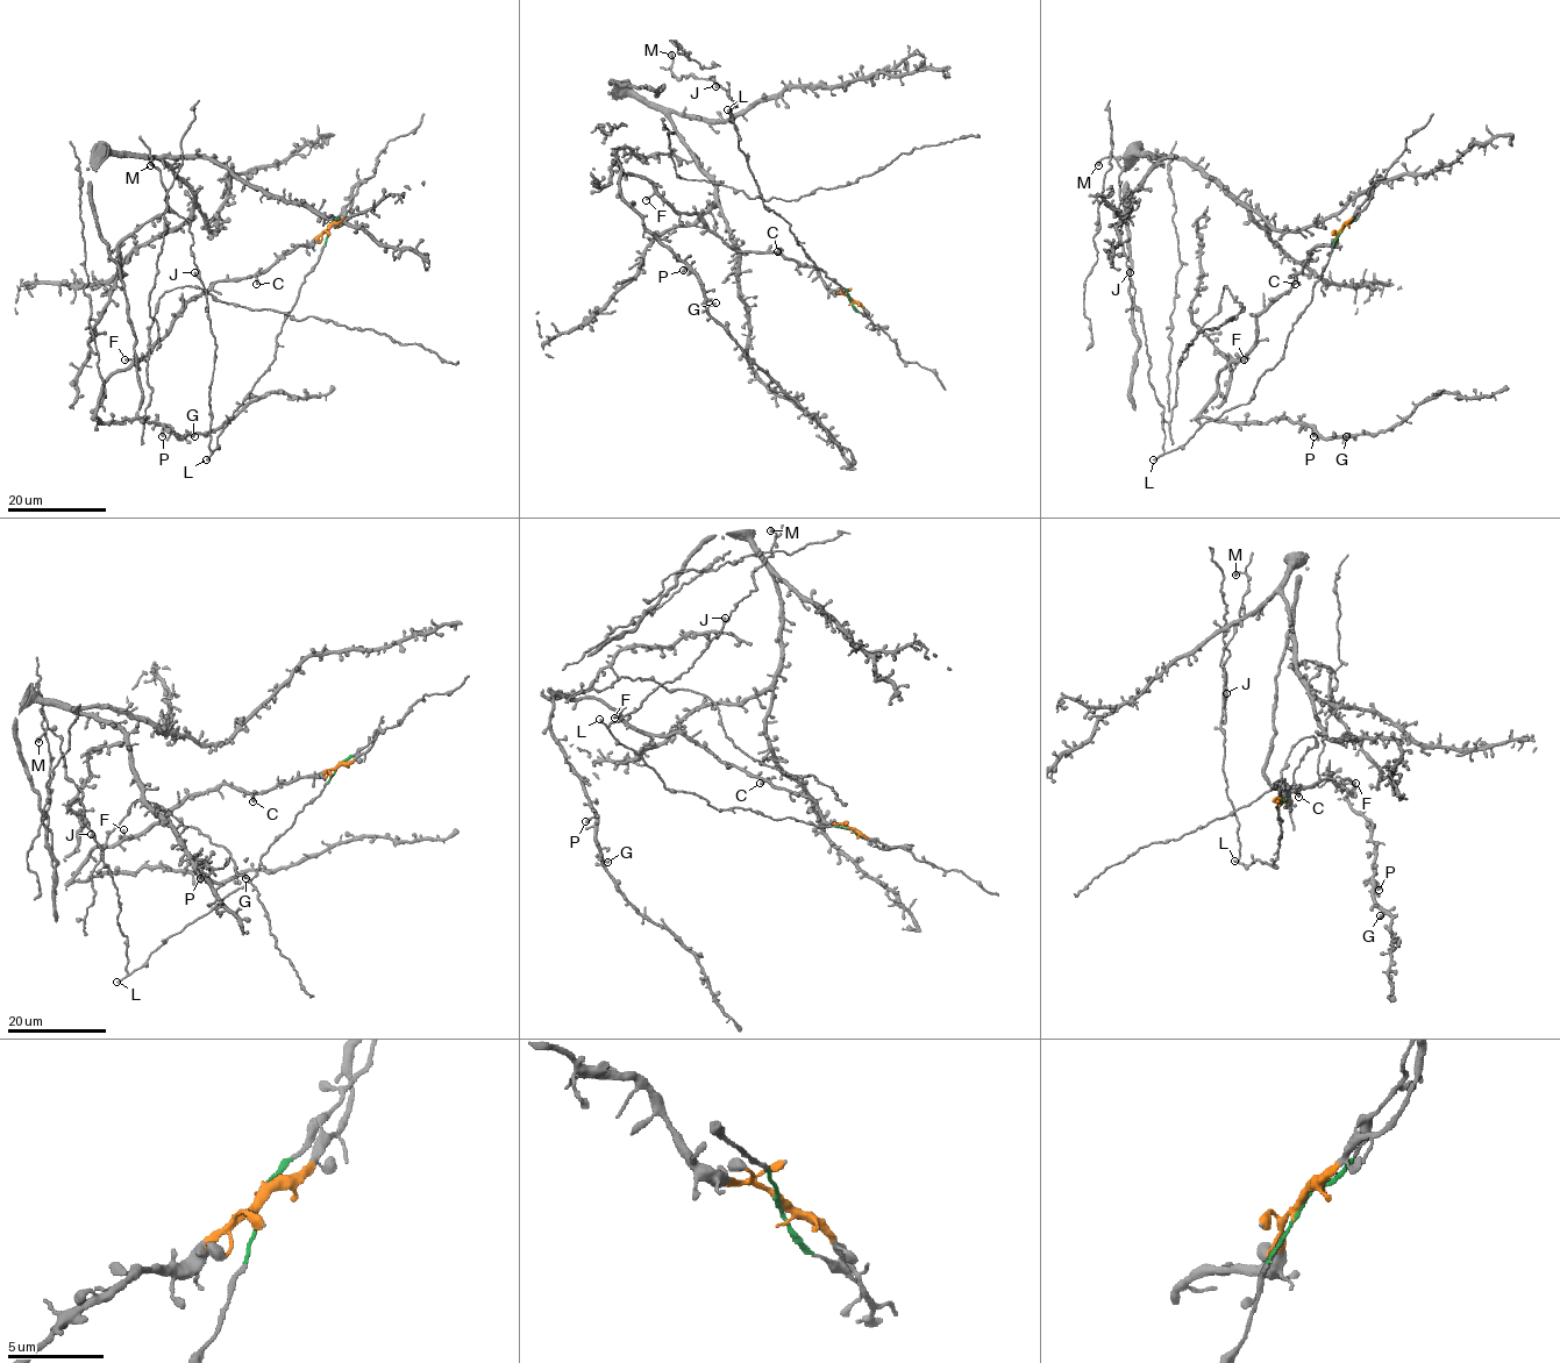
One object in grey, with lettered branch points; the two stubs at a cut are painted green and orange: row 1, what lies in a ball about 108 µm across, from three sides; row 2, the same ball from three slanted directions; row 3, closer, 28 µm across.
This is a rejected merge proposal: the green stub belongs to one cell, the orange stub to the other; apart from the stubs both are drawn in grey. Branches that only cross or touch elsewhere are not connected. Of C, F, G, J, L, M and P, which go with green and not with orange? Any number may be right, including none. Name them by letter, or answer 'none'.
J, L, M

